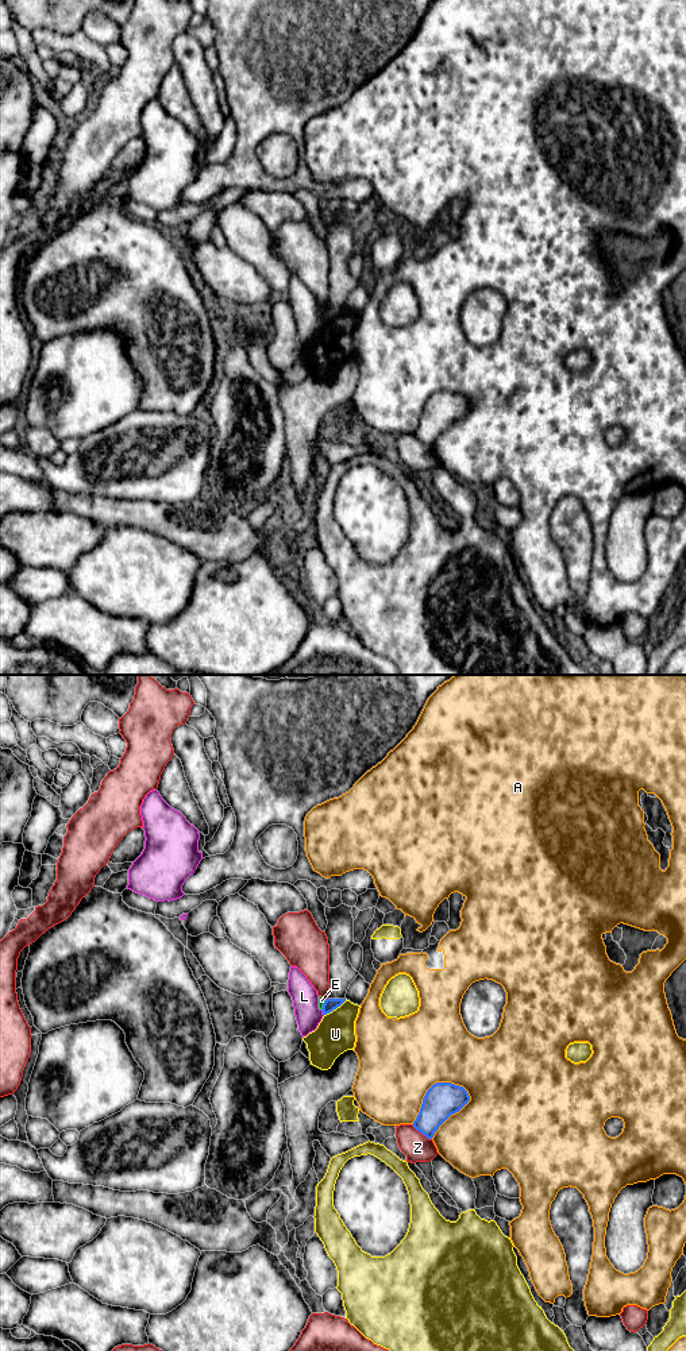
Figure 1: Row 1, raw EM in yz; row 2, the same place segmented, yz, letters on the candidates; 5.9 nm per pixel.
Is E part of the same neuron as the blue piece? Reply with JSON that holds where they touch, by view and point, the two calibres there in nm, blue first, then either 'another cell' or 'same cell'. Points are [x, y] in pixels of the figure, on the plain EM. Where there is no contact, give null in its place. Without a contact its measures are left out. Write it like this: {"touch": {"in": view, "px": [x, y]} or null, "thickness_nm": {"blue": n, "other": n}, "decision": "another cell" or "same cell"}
{"touch": {"in": "yz", "px": [323, 315]}, "thickness_nm": {"blue": 80, "other": 40}, "decision": "another cell"}

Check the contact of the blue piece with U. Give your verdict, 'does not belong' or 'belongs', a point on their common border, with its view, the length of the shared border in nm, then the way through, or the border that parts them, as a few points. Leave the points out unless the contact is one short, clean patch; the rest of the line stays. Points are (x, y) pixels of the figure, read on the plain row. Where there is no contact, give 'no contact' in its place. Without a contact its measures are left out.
does not belong | yz (335, 317) | 170 nm

